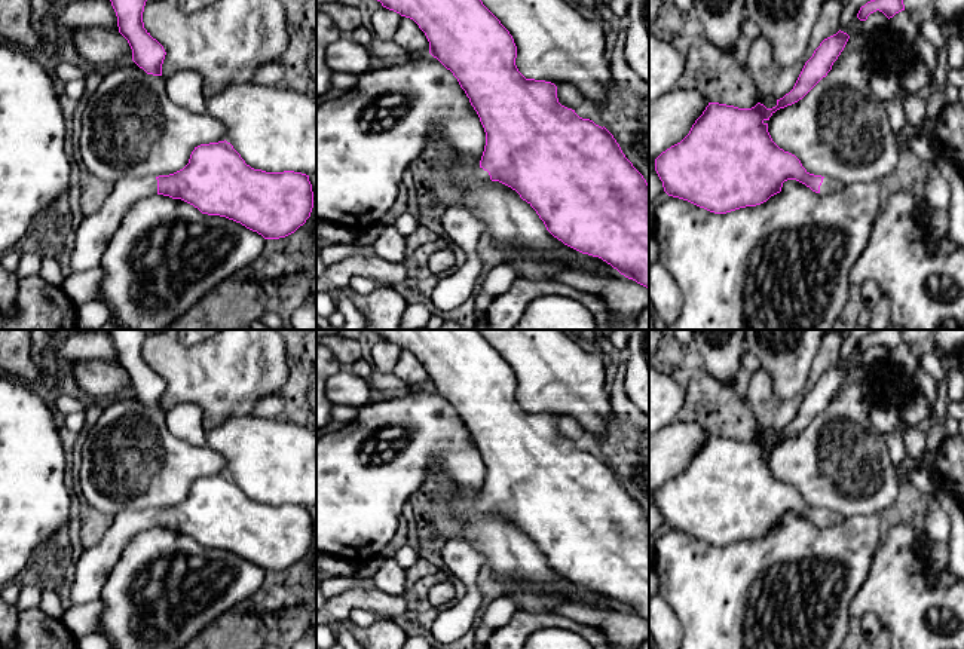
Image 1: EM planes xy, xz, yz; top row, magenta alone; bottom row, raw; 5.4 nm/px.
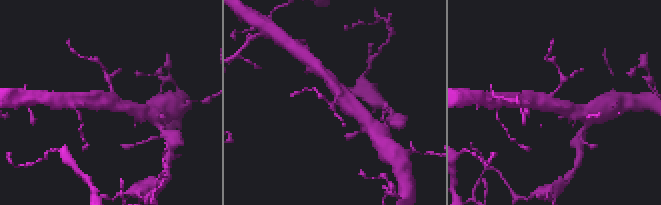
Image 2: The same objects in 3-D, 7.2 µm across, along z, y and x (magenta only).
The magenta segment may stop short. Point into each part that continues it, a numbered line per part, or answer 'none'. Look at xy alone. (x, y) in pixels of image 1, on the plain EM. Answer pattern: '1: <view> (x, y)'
1: xy (95, 563)

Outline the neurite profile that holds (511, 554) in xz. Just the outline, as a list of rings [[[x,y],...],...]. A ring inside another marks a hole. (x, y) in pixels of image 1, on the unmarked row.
[[[437,478],[446,490],[431,500],[429,521],[435,533],[446,541],[468,541],[484,555],[484,564],[501,579],[530,582],[554,593],[564,603],[585,604],[600,610],[622,610],[616,601],[599,590],[582,587],[554,570],[536,544],[511,520],[475,511],[468,518],[455,515],[455,506],[480,499],[481,490],[453,487],[446,478]]]

